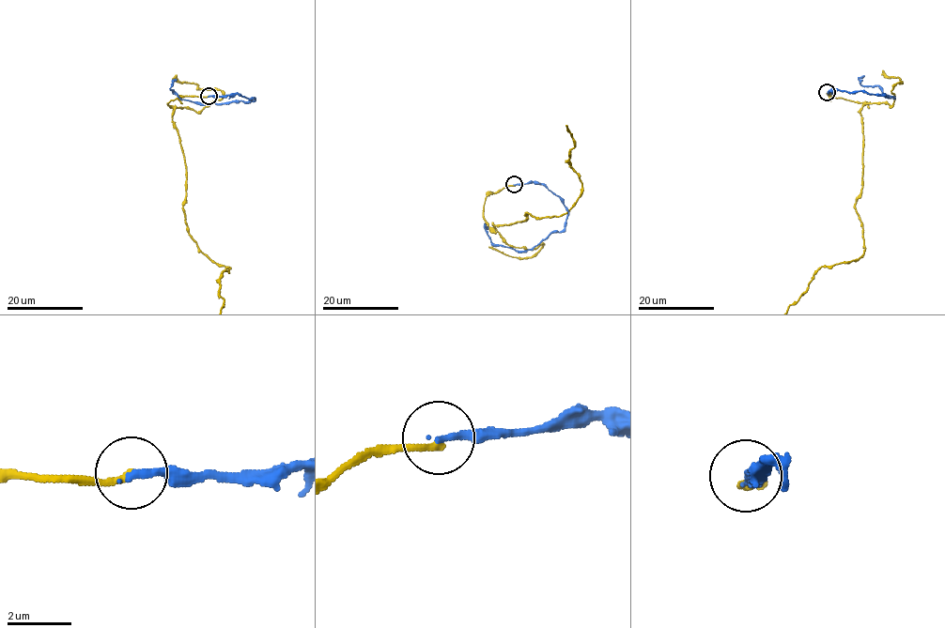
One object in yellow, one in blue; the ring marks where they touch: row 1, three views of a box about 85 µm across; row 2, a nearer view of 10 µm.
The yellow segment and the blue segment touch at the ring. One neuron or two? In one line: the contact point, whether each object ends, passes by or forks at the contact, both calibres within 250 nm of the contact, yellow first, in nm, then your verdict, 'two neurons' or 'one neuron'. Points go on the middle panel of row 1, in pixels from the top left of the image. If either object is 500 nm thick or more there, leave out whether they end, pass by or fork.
place (514, 184); yellow ends; blue ends; calibres 240 and 240 nm; two neurons

